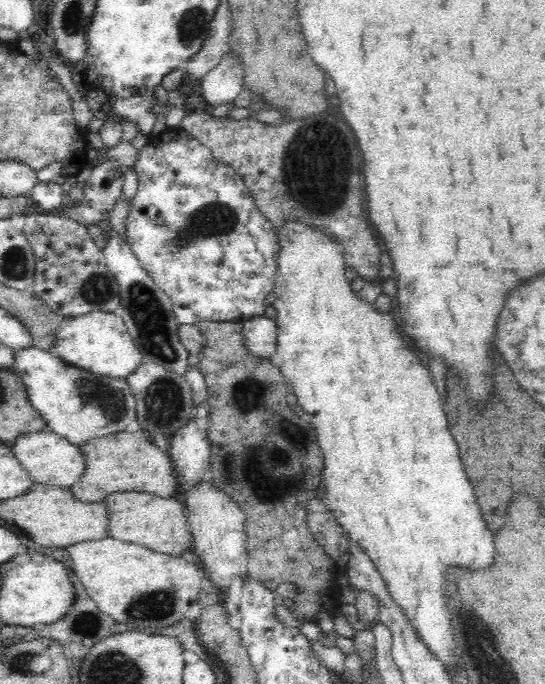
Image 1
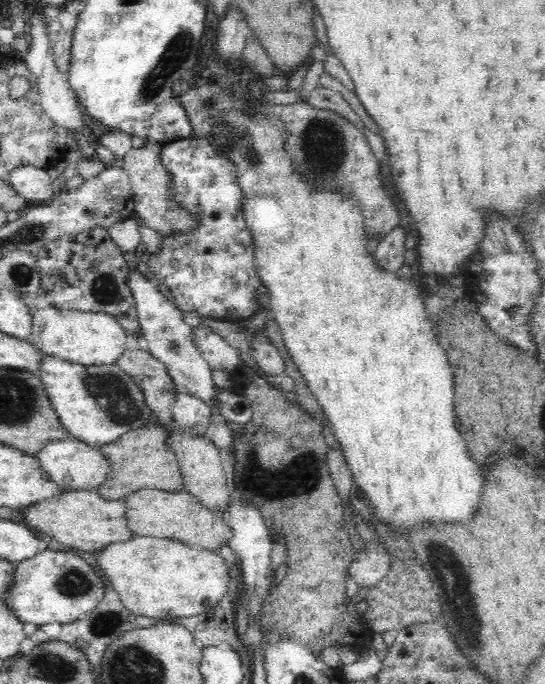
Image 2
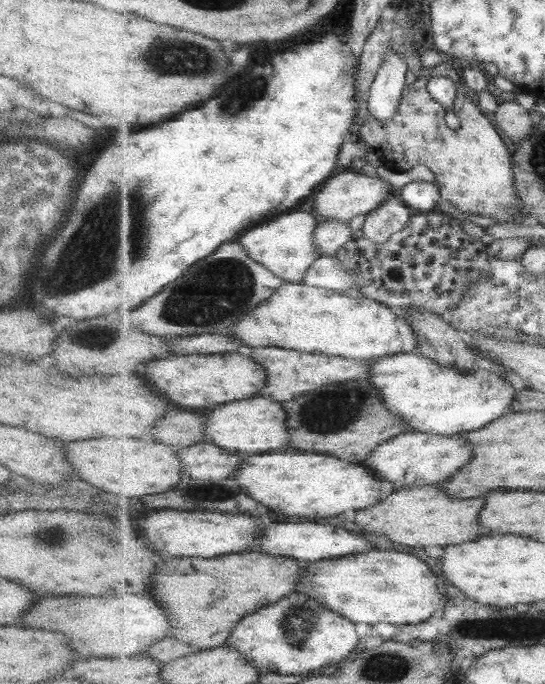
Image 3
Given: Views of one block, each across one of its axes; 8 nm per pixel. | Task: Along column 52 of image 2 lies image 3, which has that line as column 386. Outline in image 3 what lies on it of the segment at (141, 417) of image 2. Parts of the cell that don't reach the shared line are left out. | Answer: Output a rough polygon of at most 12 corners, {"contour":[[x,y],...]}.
{"contour":[[403,353],[370,381],[409,431],[455,436],[511,412],[490,367]]}

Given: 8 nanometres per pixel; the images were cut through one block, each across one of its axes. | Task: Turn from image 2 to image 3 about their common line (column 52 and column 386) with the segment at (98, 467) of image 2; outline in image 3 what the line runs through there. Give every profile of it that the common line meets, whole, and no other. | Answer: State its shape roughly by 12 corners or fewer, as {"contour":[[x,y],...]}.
{"contour":[[405,431],[360,464],[402,488],[443,483],[471,457],[461,434]]}

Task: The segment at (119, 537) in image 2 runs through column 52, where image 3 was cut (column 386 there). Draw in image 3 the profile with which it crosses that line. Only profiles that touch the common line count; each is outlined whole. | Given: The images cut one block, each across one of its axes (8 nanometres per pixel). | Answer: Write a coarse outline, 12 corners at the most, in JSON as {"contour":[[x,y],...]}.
{"contour":[[444,483],[357,510],[358,531],[439,550],[485,536],[485,500]]}

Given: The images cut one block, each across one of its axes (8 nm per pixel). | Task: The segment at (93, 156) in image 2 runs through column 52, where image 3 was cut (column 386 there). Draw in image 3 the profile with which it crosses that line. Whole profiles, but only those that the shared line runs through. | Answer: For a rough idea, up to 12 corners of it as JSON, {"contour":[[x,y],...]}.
{"contour":[[390,50],[368,90],[377,120],[398,113],[406,87],[403,56]]}

